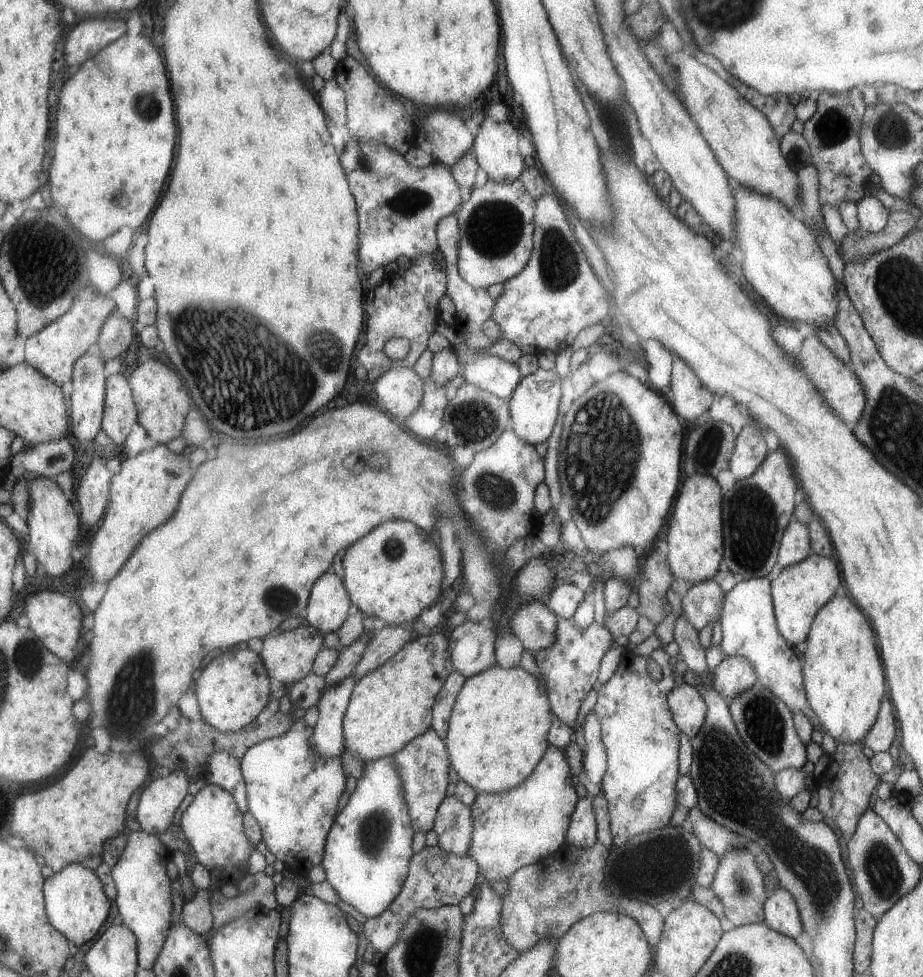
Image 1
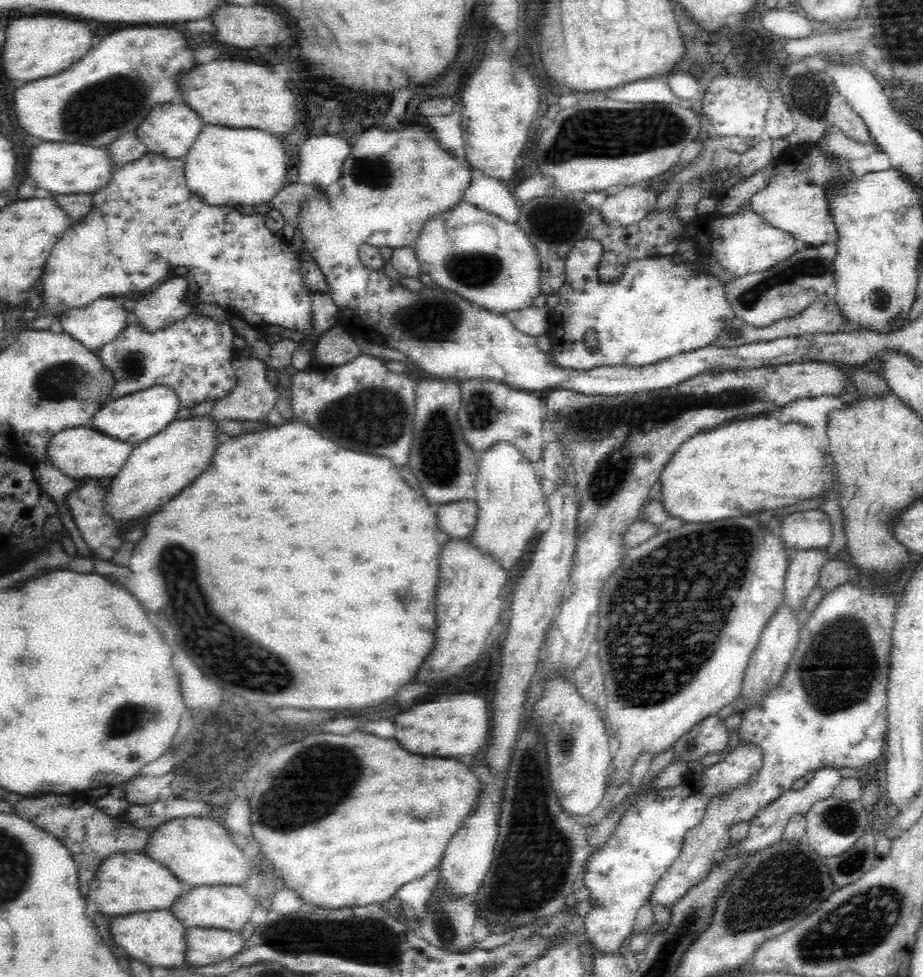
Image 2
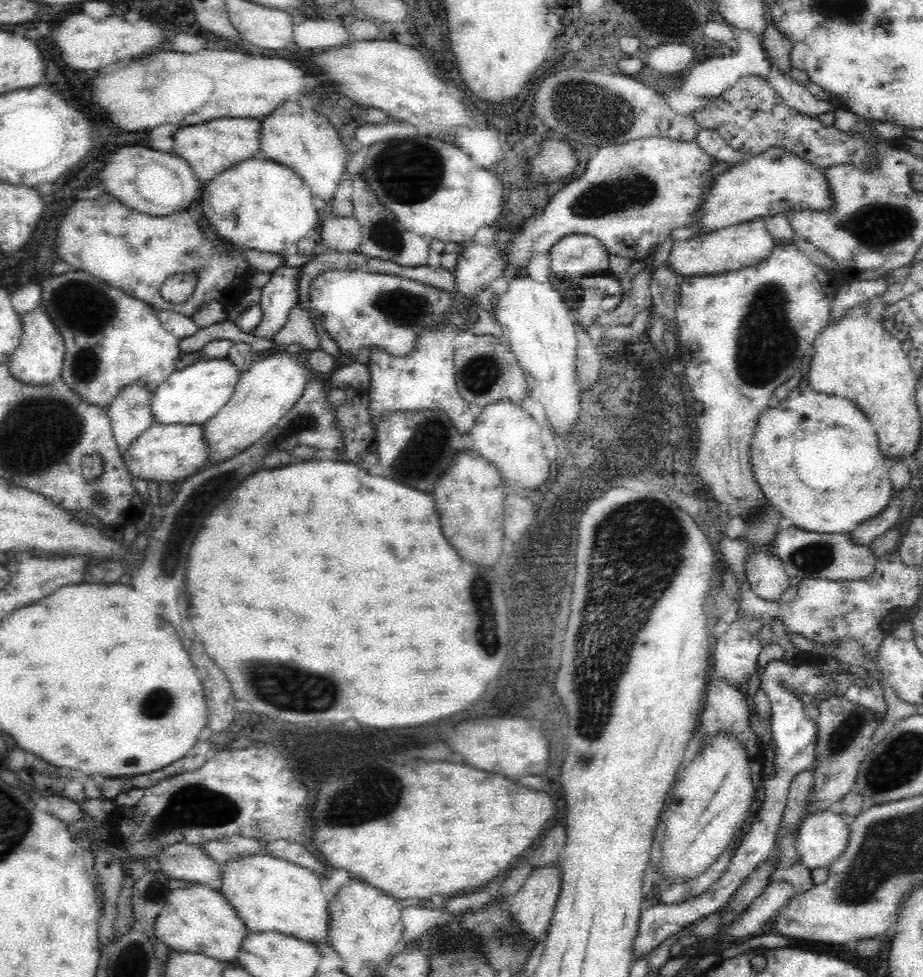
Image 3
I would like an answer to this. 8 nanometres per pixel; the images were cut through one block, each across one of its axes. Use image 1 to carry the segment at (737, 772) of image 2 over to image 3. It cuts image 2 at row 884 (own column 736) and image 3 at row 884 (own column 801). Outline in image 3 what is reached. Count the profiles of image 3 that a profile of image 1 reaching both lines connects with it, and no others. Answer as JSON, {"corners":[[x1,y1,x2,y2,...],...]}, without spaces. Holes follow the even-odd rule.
{"corners":[[738,836,738,842,736,842,734,848,730,848,726,854,720,856,720,860,716,860,712,864,712,870,706,876,702,876,698,880,692,880,692,882,676,882,674,886,670,886,670,890,660,894,658,902,660,904,682,904,686,900,692,900,692,898,700,896,700,894,706,894,708,888,712,888,714,884,718,884,720,878,724,878,724,872,728,870,730,860,732,860,736,848,740,846,740,842,742,842,742,836]]}

